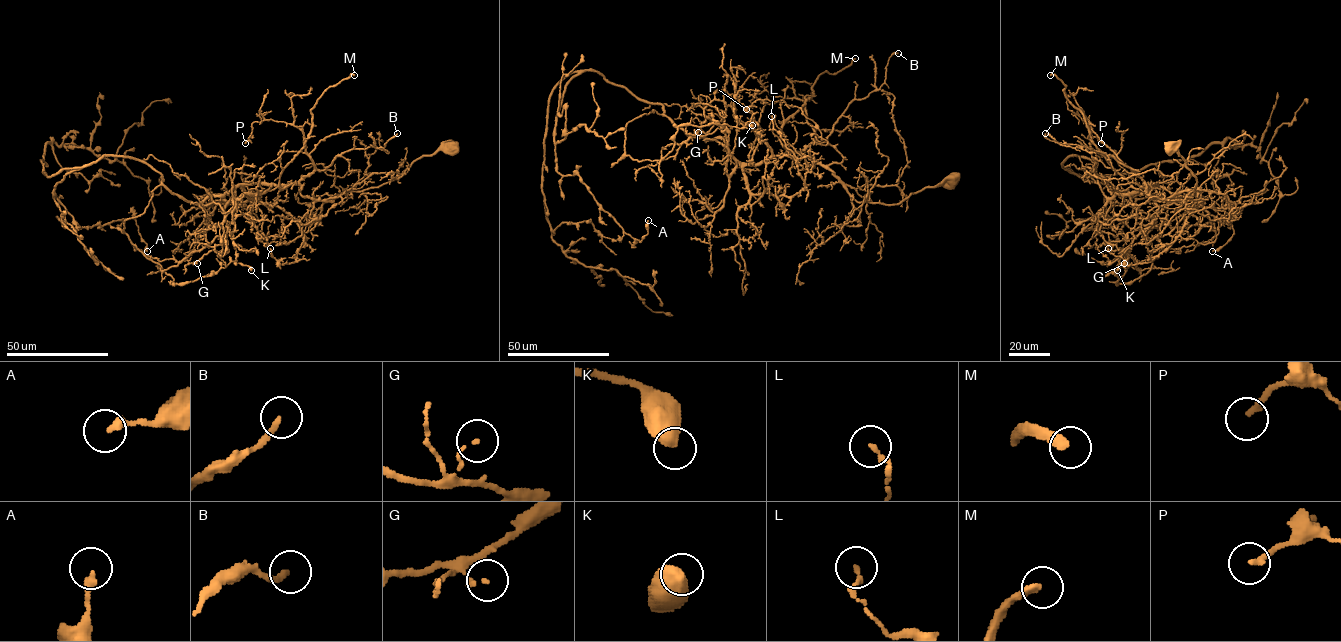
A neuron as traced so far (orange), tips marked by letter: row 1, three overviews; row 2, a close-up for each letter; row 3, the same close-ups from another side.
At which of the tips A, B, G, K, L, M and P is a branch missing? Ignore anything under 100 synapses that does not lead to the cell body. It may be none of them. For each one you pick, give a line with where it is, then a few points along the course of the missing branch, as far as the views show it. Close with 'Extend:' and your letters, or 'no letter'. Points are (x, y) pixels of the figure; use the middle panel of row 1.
M: place (855, 58); course (855, 58), (869, 49), (847, 67), (886, 79), (890, 128), (924, 154), (917, 204), (892, 251), (796, 297)
Extend: M

